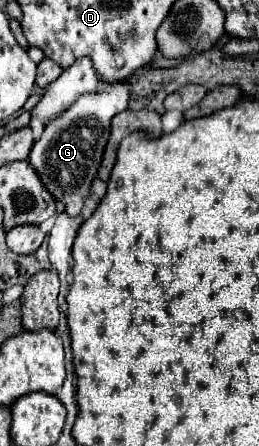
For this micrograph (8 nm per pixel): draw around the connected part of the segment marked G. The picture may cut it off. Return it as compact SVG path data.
M120 82L114 86L100 86L96 94L78 98L70 110L46 126L40 140L36 140L32 146L30 164L40 174L48 192L58 202L64 202L64 210L68 214L80 214L84 208L84 198L88 196L90 184L96 178L96 170L108 140L110 120L128 108L130 88L132 86L128 86L128 82Z

